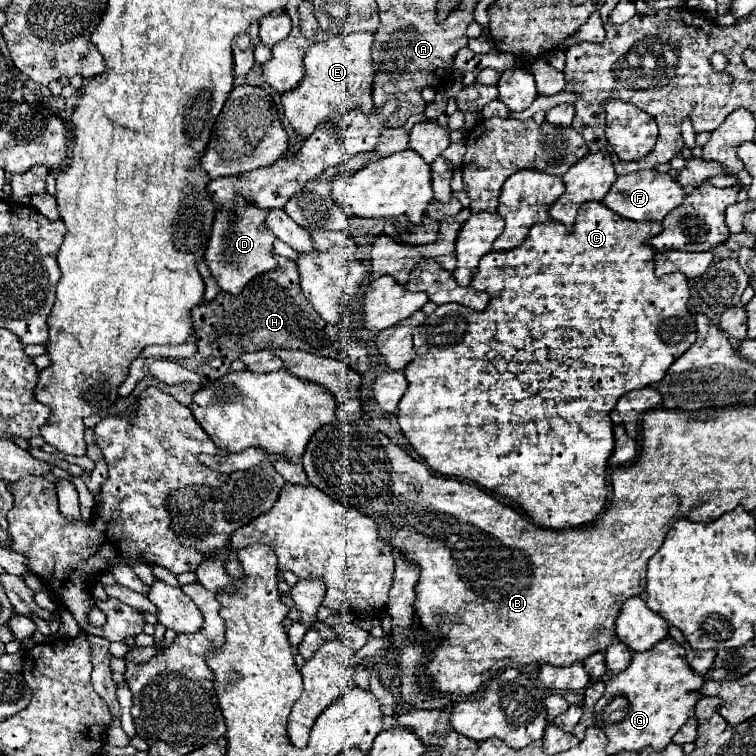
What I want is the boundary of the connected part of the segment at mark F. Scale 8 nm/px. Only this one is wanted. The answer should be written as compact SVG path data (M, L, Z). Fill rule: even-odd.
M654 168L618 176L616 182L612 184L612 190L602 200L602 204L608 206L610 210L614 210L616 214L620 214L628 220L636 220L636 222L646 222L646 220L660 222L672 208L680 206L682 202L684 202L684 188L680 186L680 182L676 182L668 172L662 174Z

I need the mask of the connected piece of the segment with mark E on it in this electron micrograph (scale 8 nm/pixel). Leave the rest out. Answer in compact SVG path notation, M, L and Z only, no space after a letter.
M354 32L348 36L336 34L326 42L316 42L310 46L304 58L304 82L300 82L300 86L296 86L294 90L282 94L284 114L298 136L310 136L318 124L326 120L334 122L354 108L360 108L366 114L372 112L372 82L376 76L372 46L372 32Z

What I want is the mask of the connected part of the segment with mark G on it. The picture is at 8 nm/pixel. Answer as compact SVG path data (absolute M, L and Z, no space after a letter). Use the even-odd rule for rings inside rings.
M666 636L646 652L634 654L630 666L624 672L614 674L606 682L606 690L596 702L594 722L608 736L606 752L638 752L644 746L662 750L664 746L668 746L672 742L672 736L692 716L692 710L700 700L702 684L704 678L696 674L686 662L684 646L680 646L670 636Z

